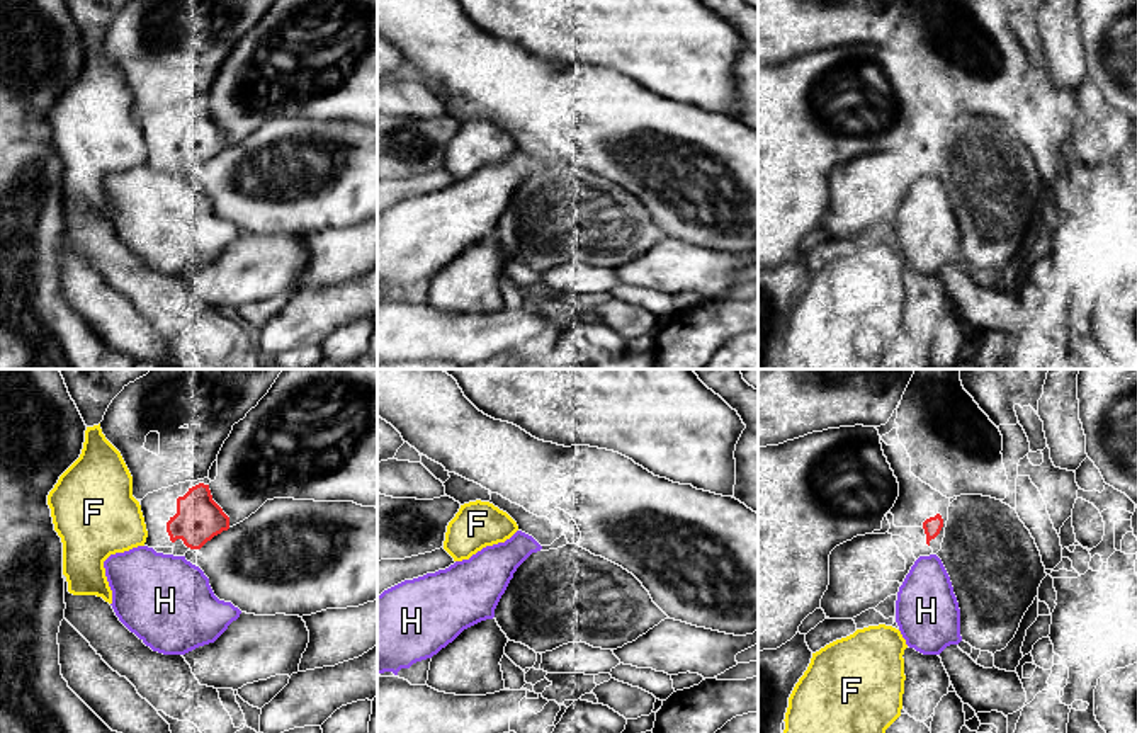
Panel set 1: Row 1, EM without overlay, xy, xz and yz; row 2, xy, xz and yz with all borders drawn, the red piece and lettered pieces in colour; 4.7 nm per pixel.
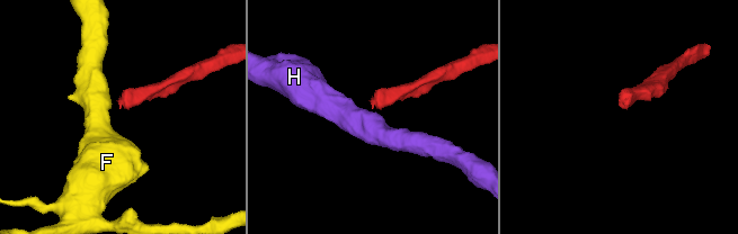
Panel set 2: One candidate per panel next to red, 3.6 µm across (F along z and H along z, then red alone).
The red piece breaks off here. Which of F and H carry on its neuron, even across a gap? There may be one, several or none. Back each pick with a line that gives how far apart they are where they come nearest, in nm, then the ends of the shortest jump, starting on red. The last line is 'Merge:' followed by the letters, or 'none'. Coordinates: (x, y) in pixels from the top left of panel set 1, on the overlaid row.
Merge: none

